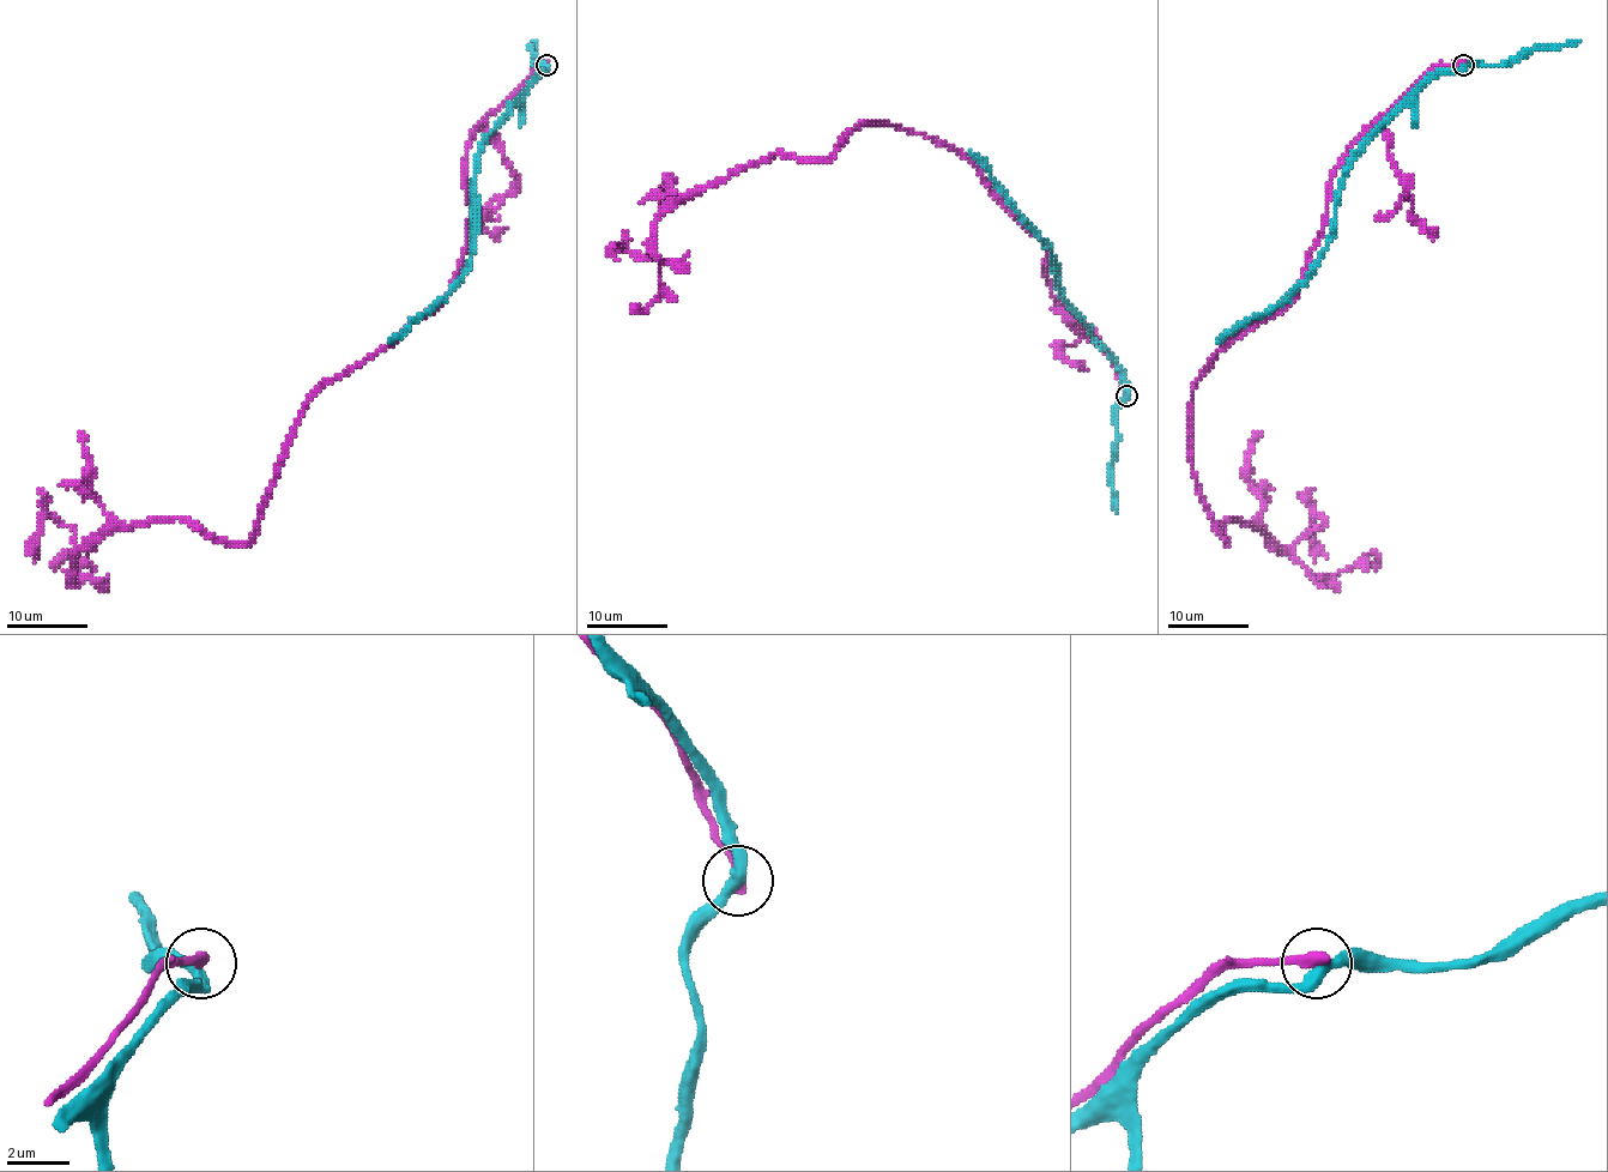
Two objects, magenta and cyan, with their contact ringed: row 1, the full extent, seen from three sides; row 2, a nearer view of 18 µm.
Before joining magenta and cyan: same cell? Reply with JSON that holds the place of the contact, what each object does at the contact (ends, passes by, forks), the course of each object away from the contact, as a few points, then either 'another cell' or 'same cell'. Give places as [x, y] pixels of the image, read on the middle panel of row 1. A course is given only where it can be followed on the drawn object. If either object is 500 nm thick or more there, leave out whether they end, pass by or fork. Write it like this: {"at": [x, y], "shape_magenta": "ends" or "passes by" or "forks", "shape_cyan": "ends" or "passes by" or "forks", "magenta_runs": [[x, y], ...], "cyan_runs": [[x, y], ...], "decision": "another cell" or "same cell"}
{"at": [1126, 396], "shape_magenta": "ends", "shape_cyan": "passes by", "magenta_runs": [[1128, 396], [979, 169], [884, 122], [826, 159], [773, 155], [697, 187], [659, 218], [660, 294], [633, 306]], "cyan_runs": [[1128, 396], [1122, 367], [1067, 303], [1050, 247], [968, 151]], "decision": "another cell"}

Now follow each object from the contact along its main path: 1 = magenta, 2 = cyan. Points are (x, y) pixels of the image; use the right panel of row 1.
1: (1462, 64), (1348, 150), (1299, 290), (1189, 409), (1226, 543), (1237, 519), (1316, 580), (1372, 568)
2: (1462, 66), (1434, 74), (1352, 159), (1340, 188), (1334, 234), (1313, 270), (1270, 309), (1240, 322), (1217, 342)

